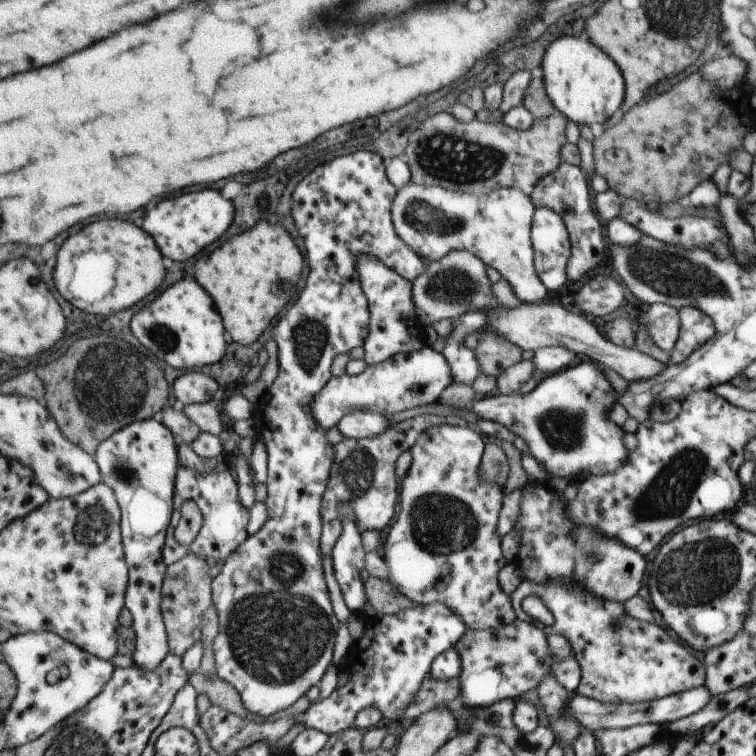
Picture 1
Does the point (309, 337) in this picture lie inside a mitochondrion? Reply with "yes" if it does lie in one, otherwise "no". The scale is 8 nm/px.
yes

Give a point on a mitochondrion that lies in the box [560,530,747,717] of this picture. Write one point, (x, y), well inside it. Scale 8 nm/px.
(715, 568)

